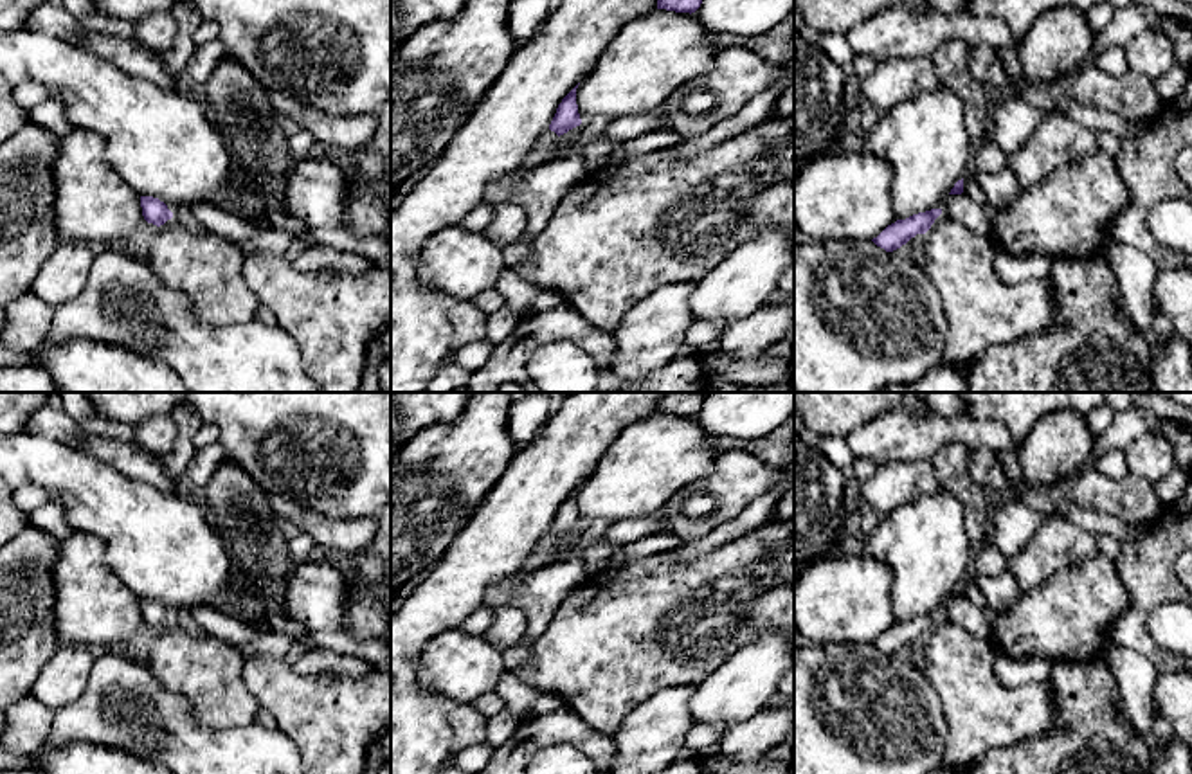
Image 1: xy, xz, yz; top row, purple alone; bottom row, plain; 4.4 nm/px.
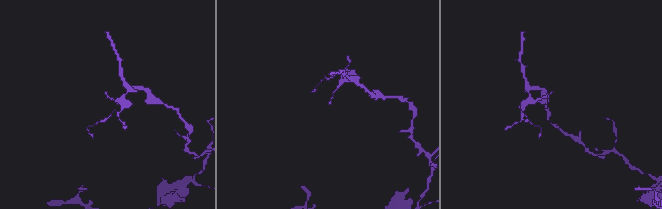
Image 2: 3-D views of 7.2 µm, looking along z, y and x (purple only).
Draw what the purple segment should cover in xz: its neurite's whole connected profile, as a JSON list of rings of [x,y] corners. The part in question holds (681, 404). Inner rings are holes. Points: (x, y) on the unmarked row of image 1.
[[[668,392],[657,403],[657,412],[675,416],[695,416],[702,407],[704,396],[699,392]]]

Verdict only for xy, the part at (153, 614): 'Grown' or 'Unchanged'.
Unchanged

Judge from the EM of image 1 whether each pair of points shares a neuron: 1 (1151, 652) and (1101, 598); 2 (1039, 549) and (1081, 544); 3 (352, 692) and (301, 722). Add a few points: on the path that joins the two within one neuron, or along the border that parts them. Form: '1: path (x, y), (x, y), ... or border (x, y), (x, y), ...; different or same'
1: border (1119, 573), (1129, 607), (1115, 621), (1110, 638); different
2: path (1050, 549), (1057, 544), (1070, 544); same
3: path (339, 704), (328, 715), (314, 715); same

